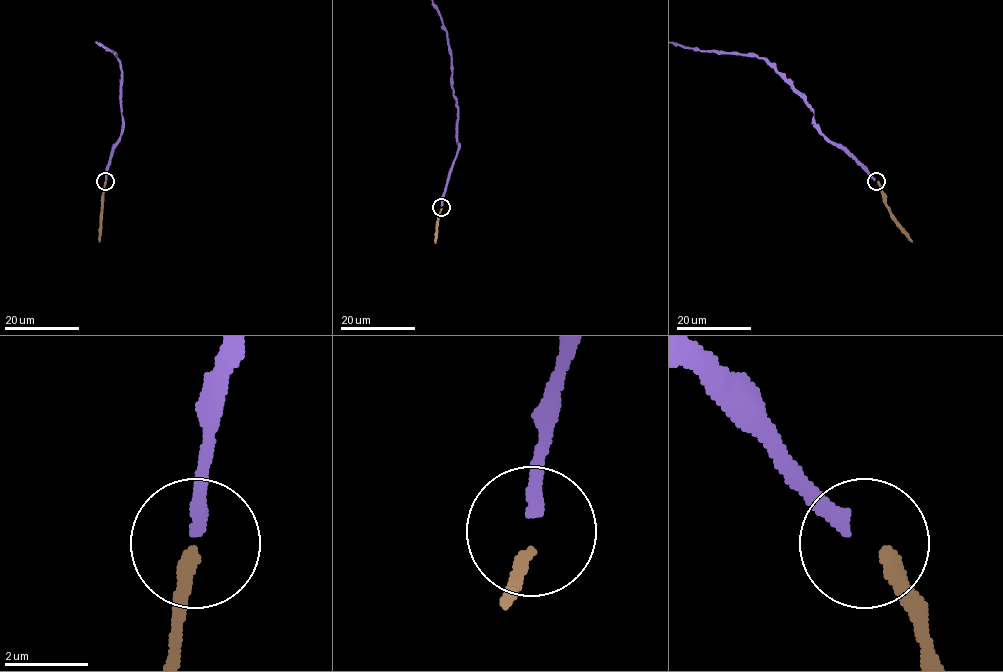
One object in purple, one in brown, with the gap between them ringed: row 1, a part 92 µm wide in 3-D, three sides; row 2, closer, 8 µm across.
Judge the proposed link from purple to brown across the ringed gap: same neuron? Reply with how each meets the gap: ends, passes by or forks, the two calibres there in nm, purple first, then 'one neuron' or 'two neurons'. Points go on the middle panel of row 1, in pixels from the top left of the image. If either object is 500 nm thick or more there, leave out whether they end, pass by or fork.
purple ends | brown ends | 320/340 nm | one neuron

